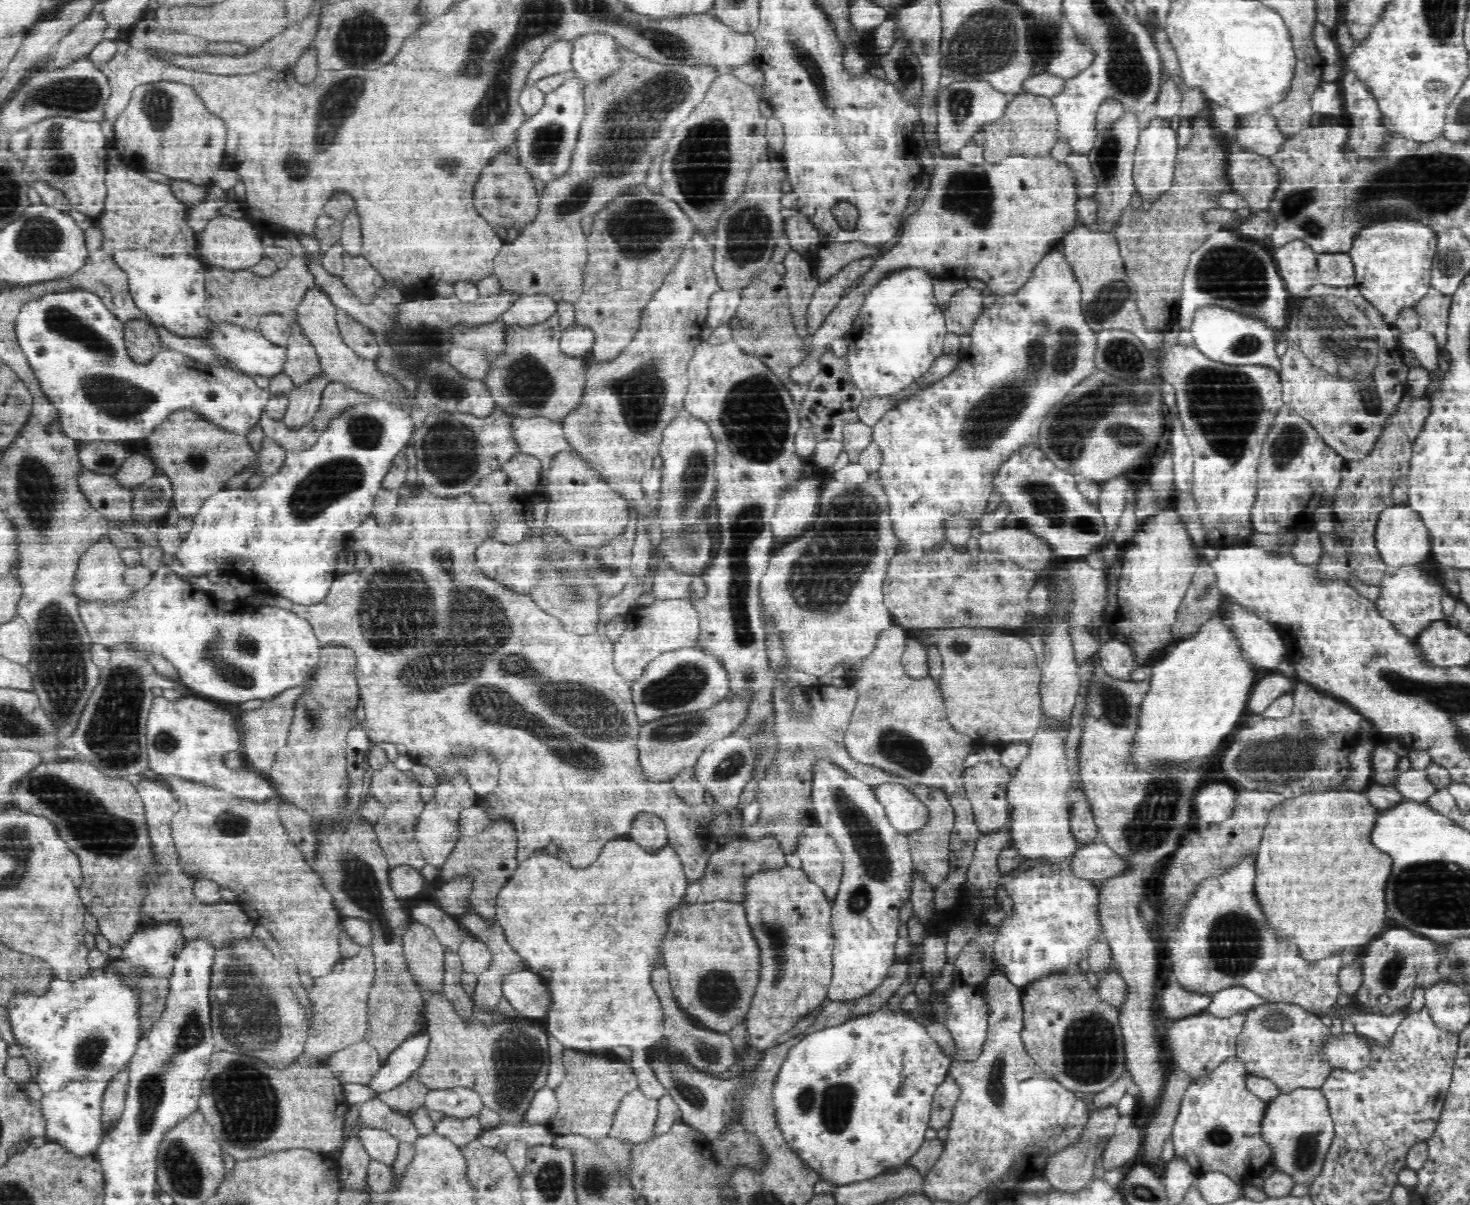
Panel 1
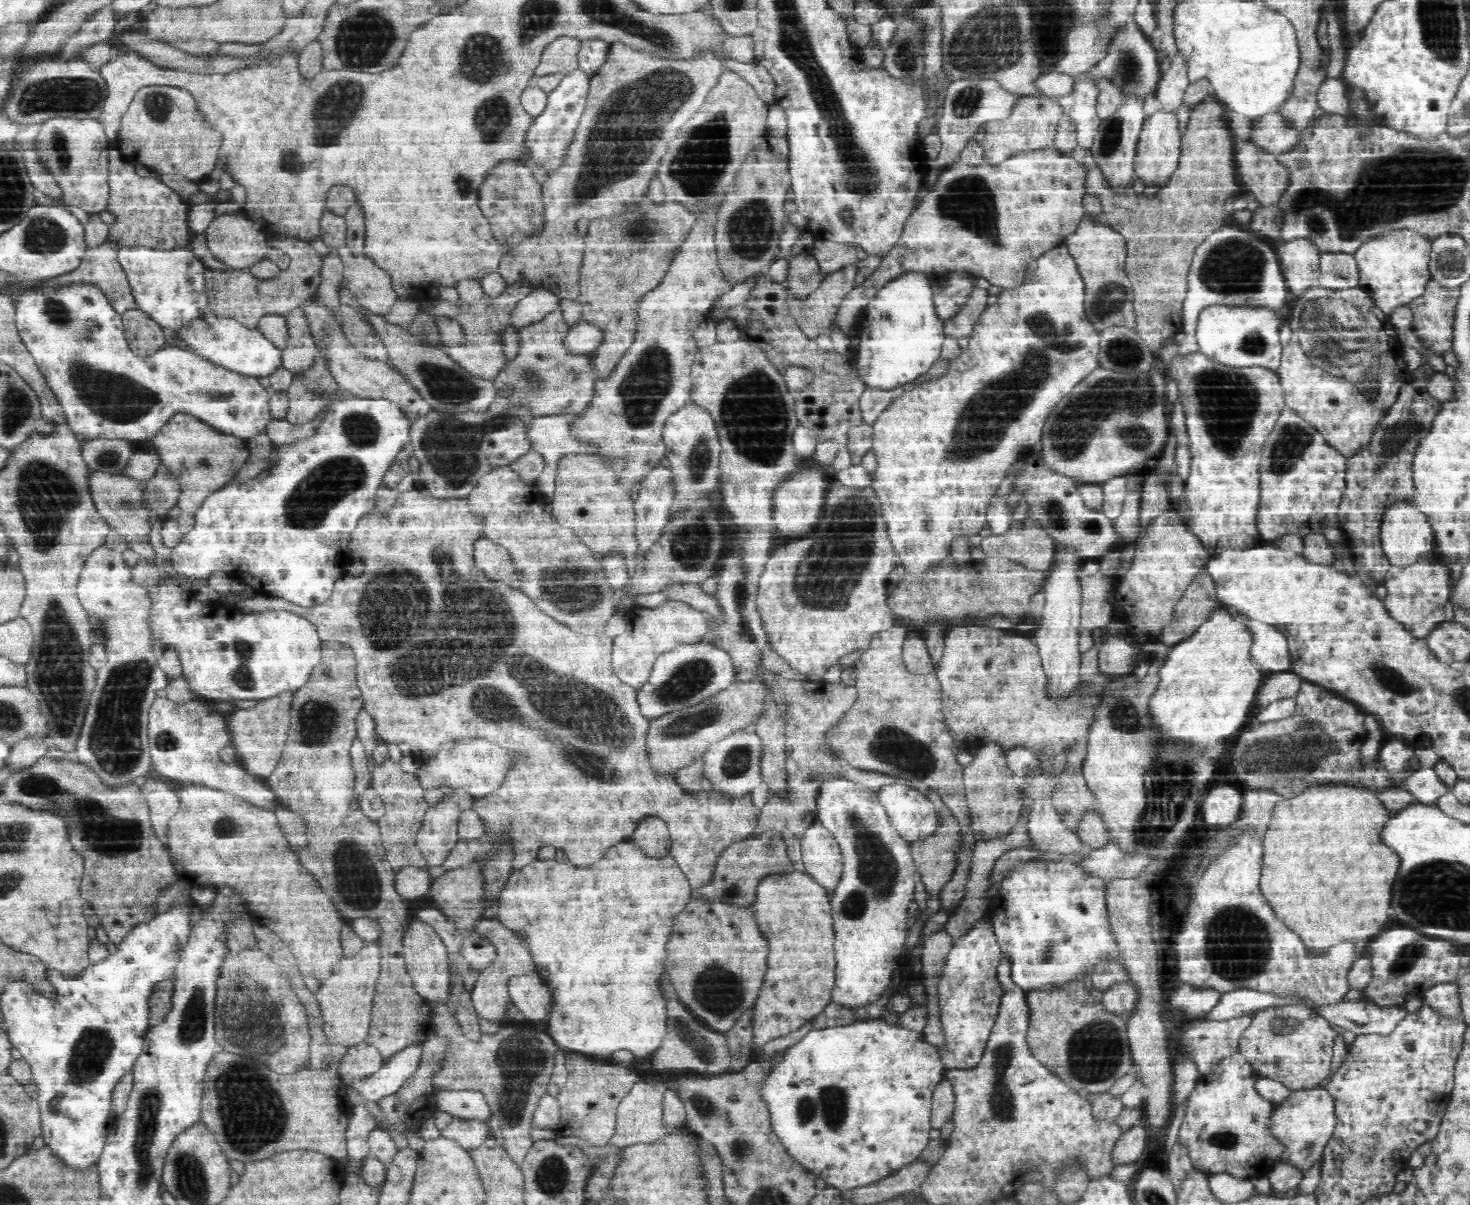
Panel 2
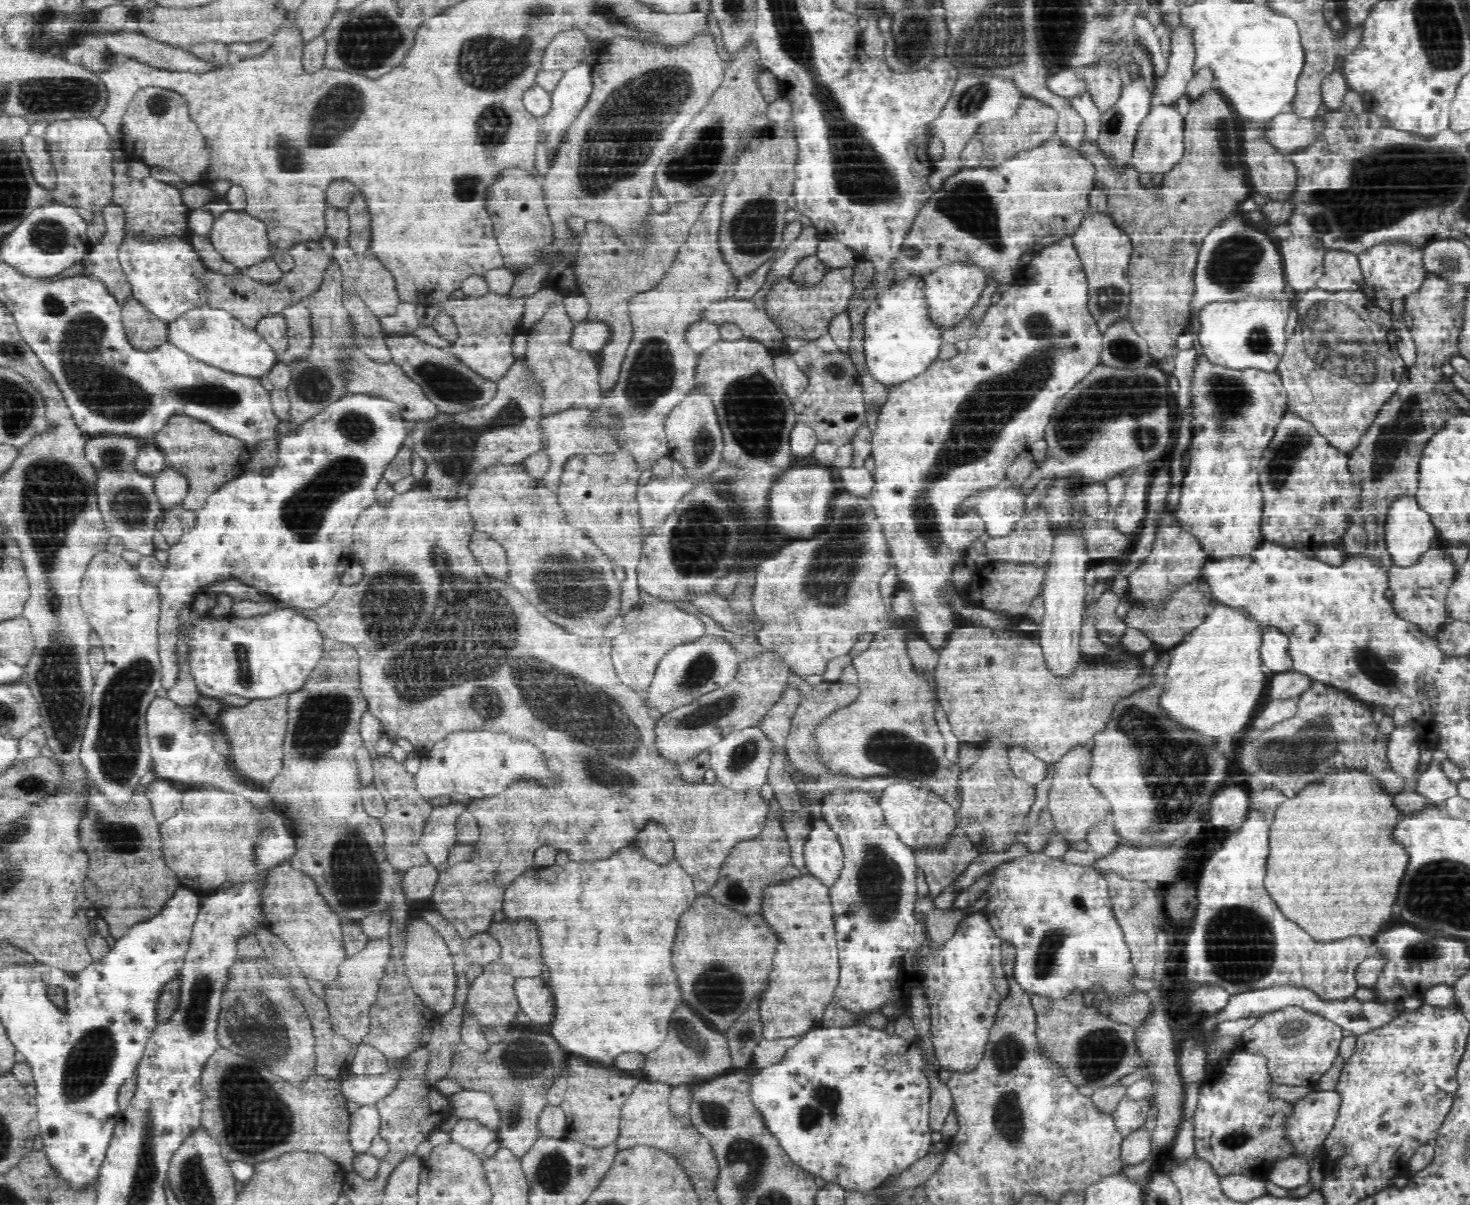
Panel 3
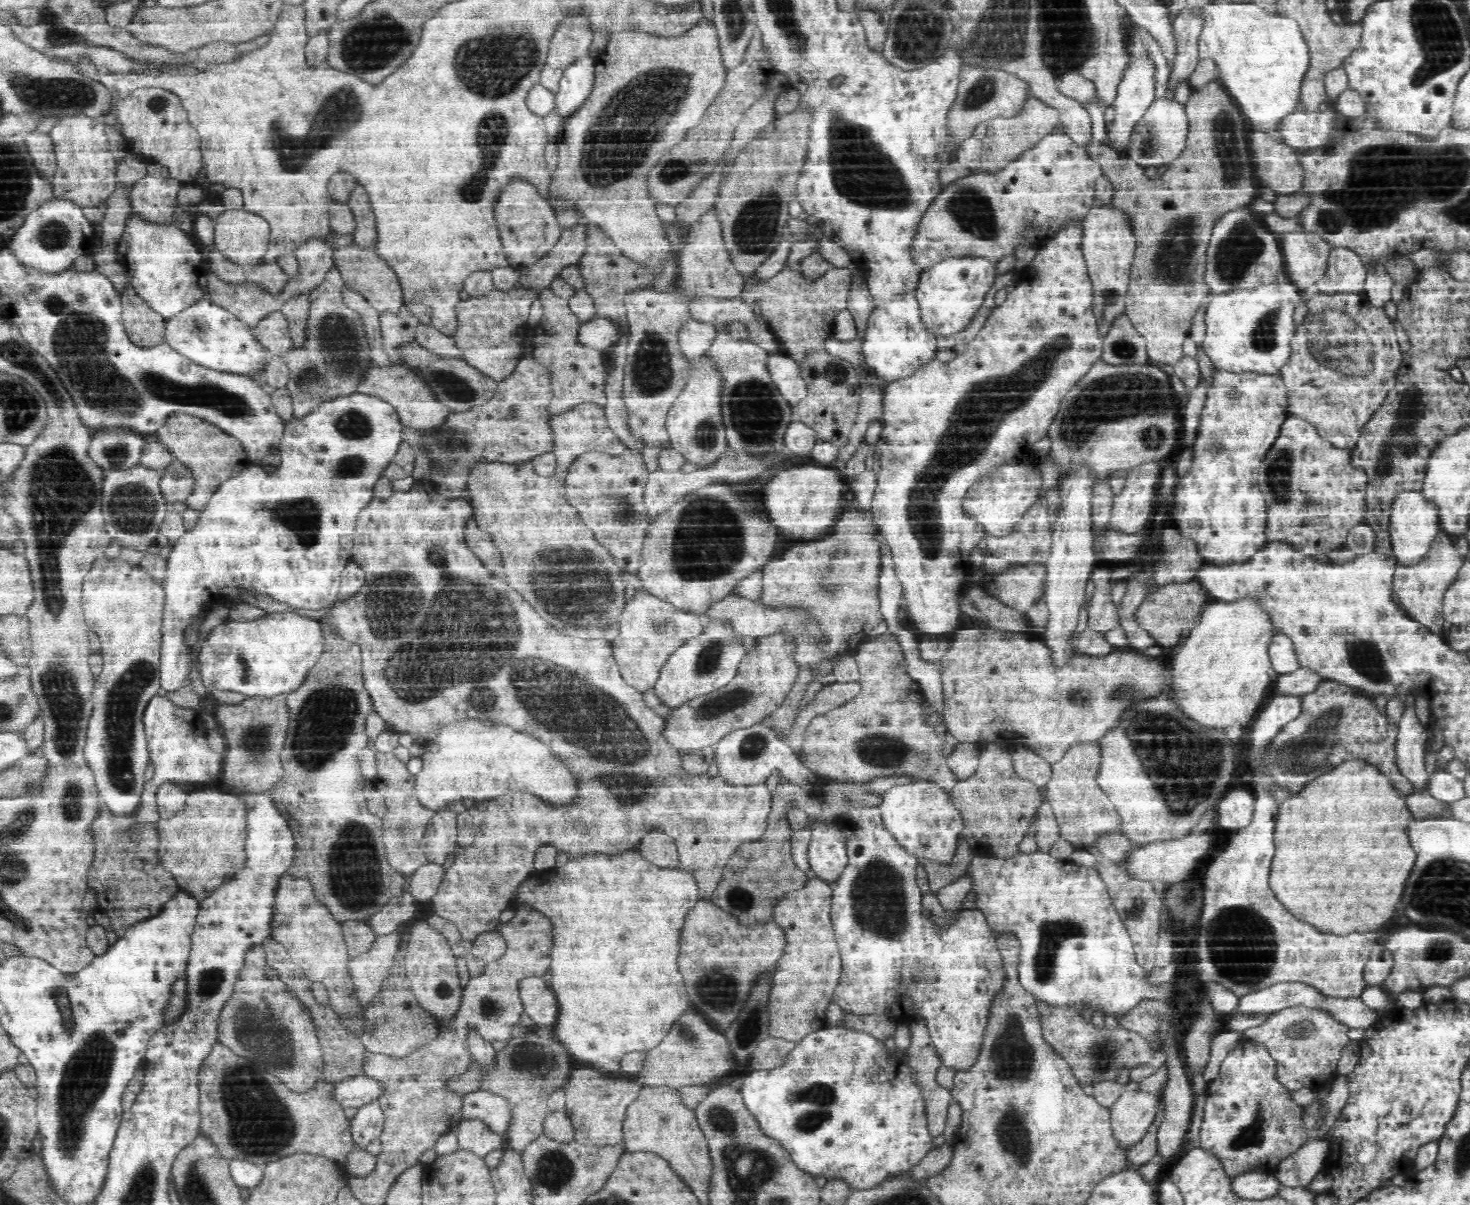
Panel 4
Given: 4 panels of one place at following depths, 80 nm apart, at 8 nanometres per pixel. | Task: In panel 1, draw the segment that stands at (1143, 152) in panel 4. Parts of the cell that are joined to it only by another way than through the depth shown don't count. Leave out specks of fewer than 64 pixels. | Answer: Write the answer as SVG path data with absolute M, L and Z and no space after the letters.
M1156 116L1140 131L1138 146L1135 150L1133 182L1143 199L1154 201L1172 185L1177 152L1180 148L1176 125L1176 119Z

